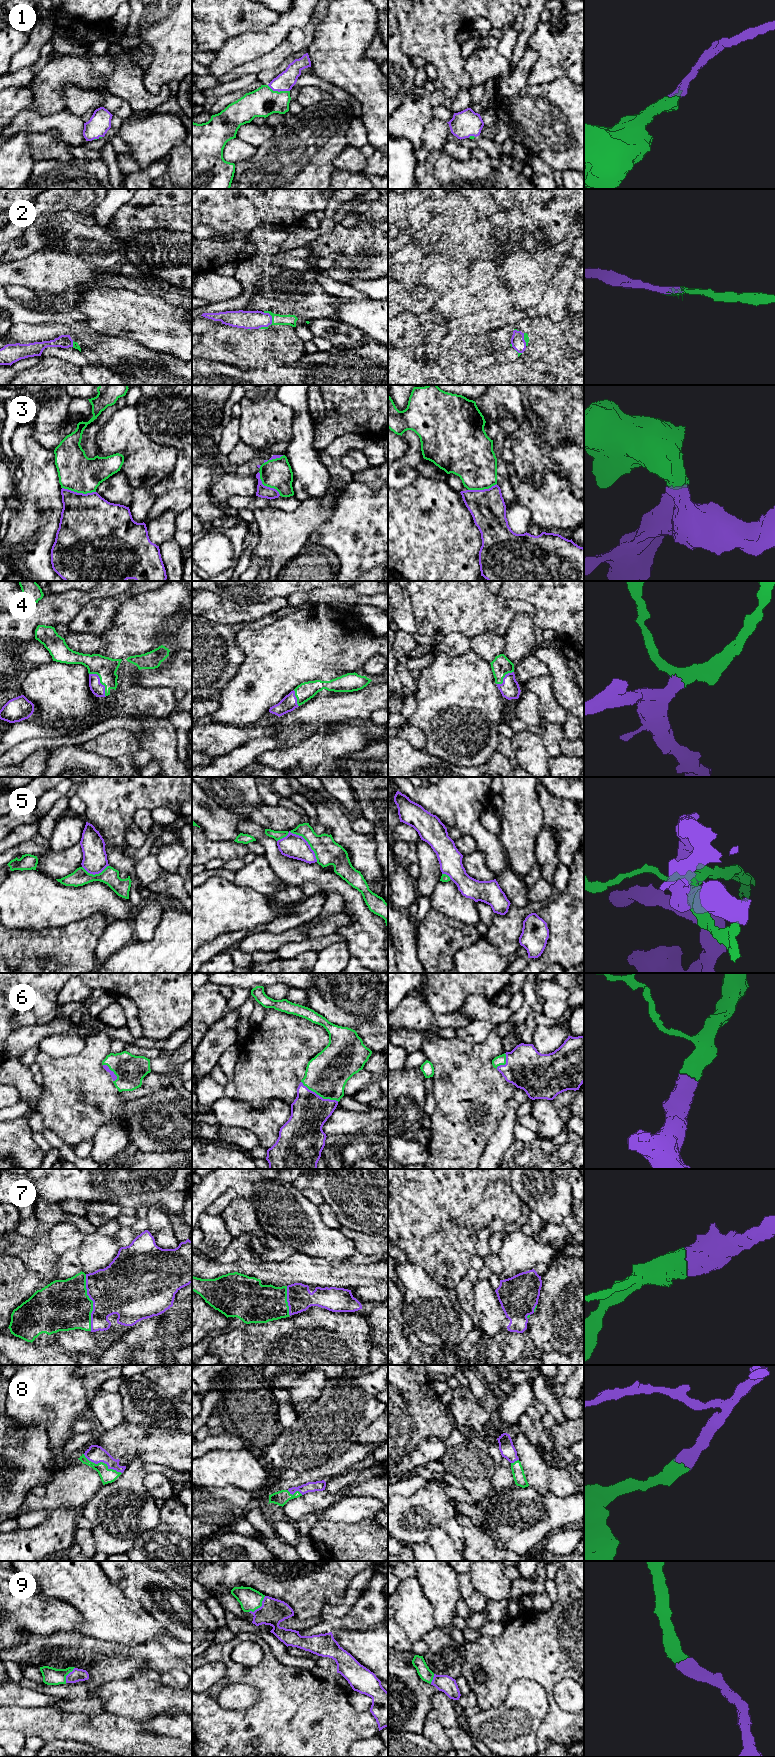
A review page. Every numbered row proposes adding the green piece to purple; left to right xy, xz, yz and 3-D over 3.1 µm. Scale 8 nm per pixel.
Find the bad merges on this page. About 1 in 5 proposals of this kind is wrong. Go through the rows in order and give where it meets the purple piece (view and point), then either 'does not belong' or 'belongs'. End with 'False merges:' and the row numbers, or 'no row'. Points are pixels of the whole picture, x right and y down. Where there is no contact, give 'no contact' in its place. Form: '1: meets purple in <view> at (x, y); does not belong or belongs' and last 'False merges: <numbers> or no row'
1: meets purple in xz at (278, 91); belongs
2: meets purple in xz at (270, 324); belongs
3: meets purple in xy at (79, 493); does not belong
4: meets purple in xy at (99, 682); belongs
5: meets purple in xz at (302, 837); belongs
6: meets purple in xz at (318, 1095); belongs
7: meets purple in xy at (93, 1302); belongs
8: meets purple in xy at (102, 1461); belongs
9: meets purple in xz at (260, 1607); belongs
False merges: 3

